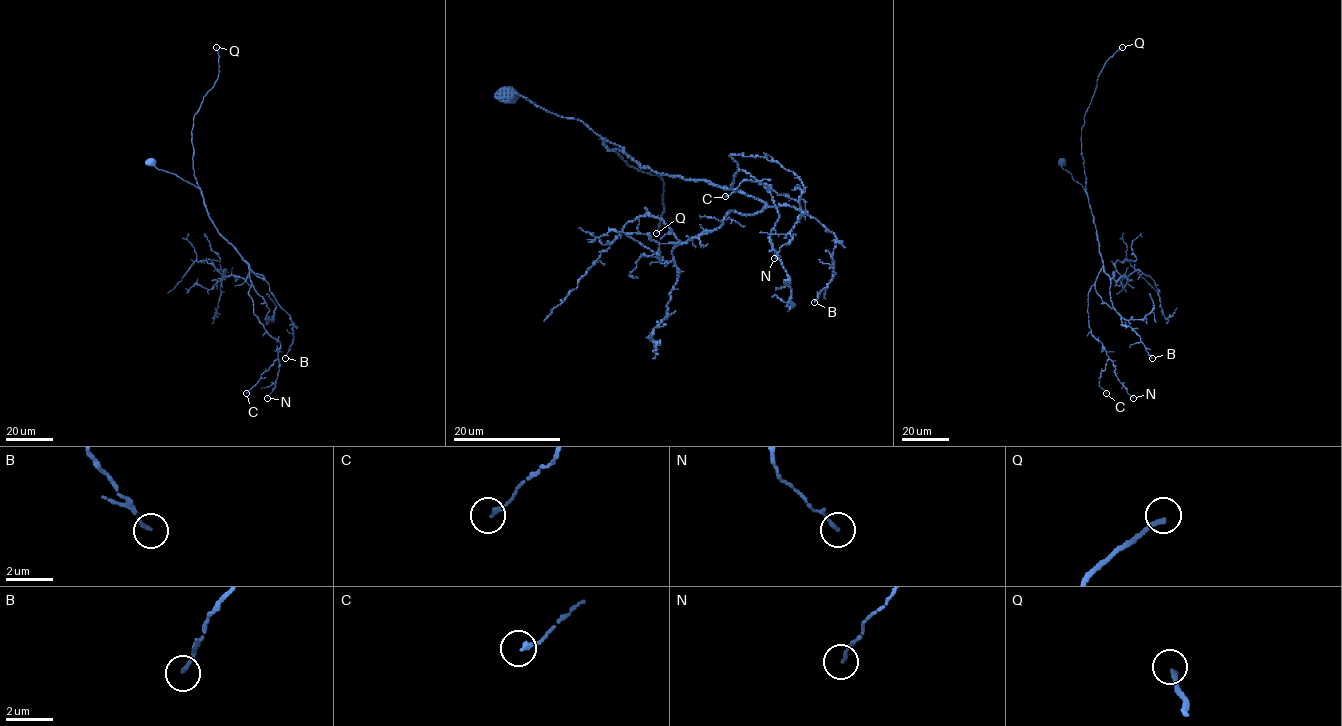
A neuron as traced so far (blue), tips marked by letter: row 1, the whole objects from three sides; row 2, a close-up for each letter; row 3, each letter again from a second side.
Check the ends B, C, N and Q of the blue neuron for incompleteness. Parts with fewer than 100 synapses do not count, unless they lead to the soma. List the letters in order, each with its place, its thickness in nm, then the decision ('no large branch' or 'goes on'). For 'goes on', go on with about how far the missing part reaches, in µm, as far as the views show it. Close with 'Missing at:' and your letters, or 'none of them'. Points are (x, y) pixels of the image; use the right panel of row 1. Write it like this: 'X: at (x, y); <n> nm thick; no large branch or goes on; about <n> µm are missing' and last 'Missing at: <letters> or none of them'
B: at (1152, 358); 120 nm thick; no large branch
C: at (1106, 393); 180 nm thick; no large branch
N: at (1133, 398); 130 nm thick; no large branch
Q: at (1122, 47); 220 nm thick; goes on; about 250 µm are missing
Missing at: Q

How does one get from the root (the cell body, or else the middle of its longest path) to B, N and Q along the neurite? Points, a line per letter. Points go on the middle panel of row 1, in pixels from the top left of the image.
B: (508, 97), (517, 93), (579, 119), (640, 167), (703, 179), (813, 216), (836, 238), (834, 274), (814, 302)
N: (508, 97), (579, 119), (658, 174), (730, 188), (731, 155), (776, 160), (804, 191), (774, 258)
Q: (508, 97), (517, 93), (579, 119), (619, 146), (608, 150), (600, 139), (630, 166), (660, 176), (656, 233)

